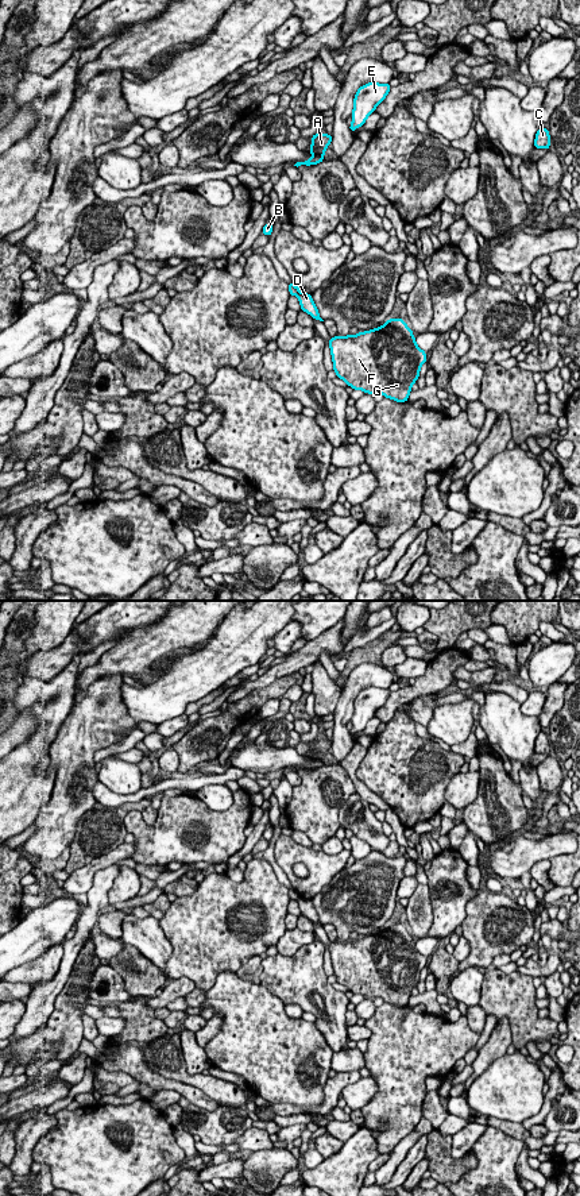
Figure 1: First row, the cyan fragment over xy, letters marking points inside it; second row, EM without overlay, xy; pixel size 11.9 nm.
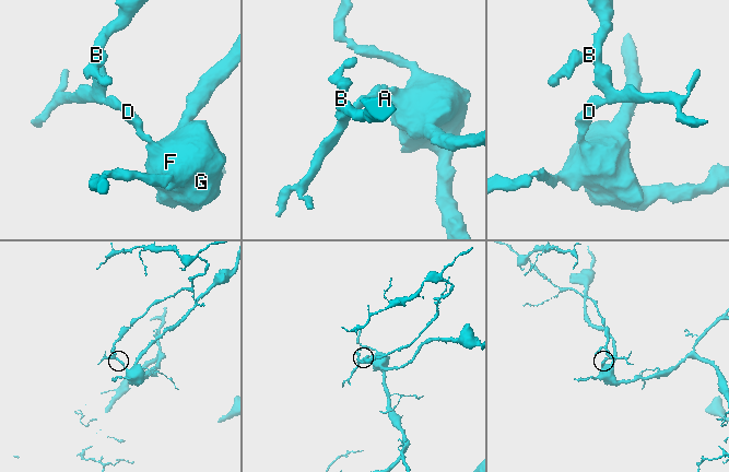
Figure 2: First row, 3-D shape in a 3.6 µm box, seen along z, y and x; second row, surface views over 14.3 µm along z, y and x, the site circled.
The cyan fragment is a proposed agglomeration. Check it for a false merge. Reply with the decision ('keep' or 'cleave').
cleave

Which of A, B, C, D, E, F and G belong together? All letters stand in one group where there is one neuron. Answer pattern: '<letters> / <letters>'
A B E / C D F G

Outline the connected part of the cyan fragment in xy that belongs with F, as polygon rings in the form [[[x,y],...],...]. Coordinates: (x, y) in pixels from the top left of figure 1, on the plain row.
[[[398,923],[352,941],[335,941],[328,946],[333,975],[353,995],[382,998],[402,1008],[419,981],[426,957],[415,949],[413,935]]]

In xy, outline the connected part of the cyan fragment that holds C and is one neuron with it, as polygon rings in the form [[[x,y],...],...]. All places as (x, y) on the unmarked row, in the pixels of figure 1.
[[[540,732],[540,734],[537,736],[534,751],[535,753],[549,755],[550,741],[549,741],[549,736],[545,732]]]

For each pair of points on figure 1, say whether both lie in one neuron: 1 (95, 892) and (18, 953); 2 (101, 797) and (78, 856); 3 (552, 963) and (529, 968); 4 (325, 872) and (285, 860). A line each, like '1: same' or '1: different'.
1: different
2: different
3: same
4: same

